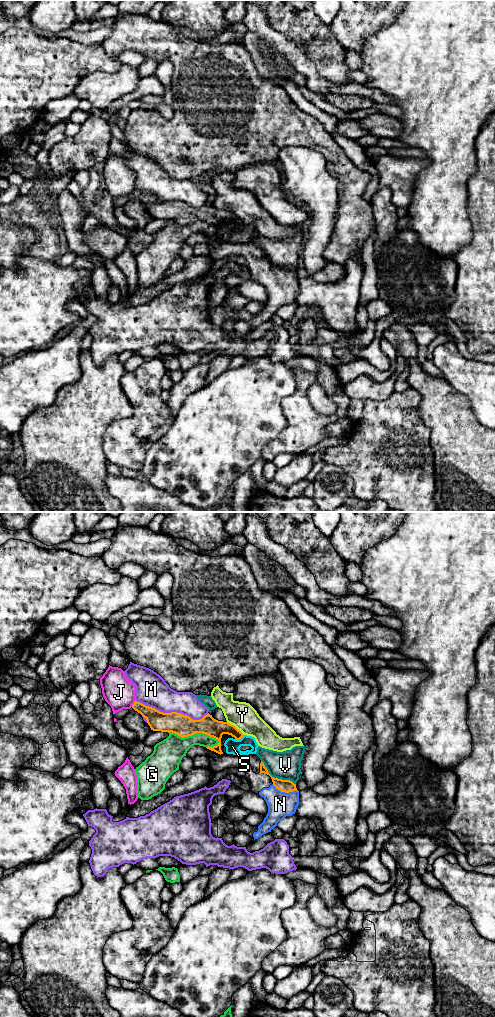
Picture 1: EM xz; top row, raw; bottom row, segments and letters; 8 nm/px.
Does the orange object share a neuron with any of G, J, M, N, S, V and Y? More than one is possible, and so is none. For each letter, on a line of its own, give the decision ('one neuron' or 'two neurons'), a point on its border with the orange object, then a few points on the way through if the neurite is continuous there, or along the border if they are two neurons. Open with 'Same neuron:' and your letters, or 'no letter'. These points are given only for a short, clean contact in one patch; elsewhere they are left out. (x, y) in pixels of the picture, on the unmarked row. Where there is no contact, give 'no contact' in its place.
Same neuron: N
G: two neurons; meets orange in xz at (194, 221)
J: two neurons; meets orange in xz at (133, 192); border along xz (135, 189), (131, 194)
M: two neurons; meets orange in xz at (172, 200)
N: one neuron; meets orange in xz at (285, 280); runs through xz (286, 274), (285, 280), (280, 292)
S: two neurons; meets orange in xz at (239, 227)
V: two neurons; meets orange in xz at (276, 266)
Y: two neurons; meets orange in xz at (235, 215); border along xz (227, 209), (233, 212), (243, 223)

